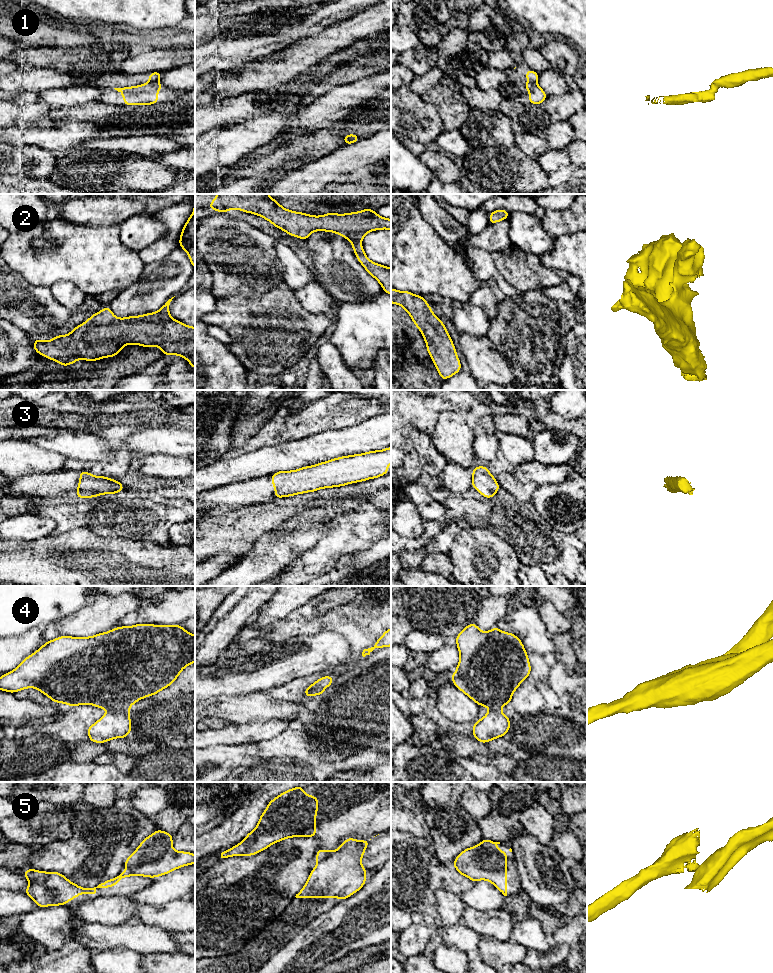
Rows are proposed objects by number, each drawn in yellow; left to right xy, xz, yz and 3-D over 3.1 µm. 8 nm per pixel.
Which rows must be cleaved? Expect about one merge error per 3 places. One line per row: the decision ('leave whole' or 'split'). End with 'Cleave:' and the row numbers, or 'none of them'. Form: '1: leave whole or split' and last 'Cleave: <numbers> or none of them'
1: split
2: leave whole
3: leave whole
4: split
5: split
Cleave: 1, 4, 5

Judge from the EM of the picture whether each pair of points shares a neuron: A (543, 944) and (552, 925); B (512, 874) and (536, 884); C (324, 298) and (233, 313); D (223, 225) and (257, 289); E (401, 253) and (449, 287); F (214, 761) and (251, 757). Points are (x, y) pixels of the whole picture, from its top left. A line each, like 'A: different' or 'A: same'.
A: different
B: different
C: different
D: same
E: same
F: same

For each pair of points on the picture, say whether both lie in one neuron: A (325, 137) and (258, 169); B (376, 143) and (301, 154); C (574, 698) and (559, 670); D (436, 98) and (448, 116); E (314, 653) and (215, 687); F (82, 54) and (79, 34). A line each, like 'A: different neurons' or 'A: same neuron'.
A: same neuron
B: different neurons
C: same neuron
D: same neuron
E: same neuron
F: different neurons

